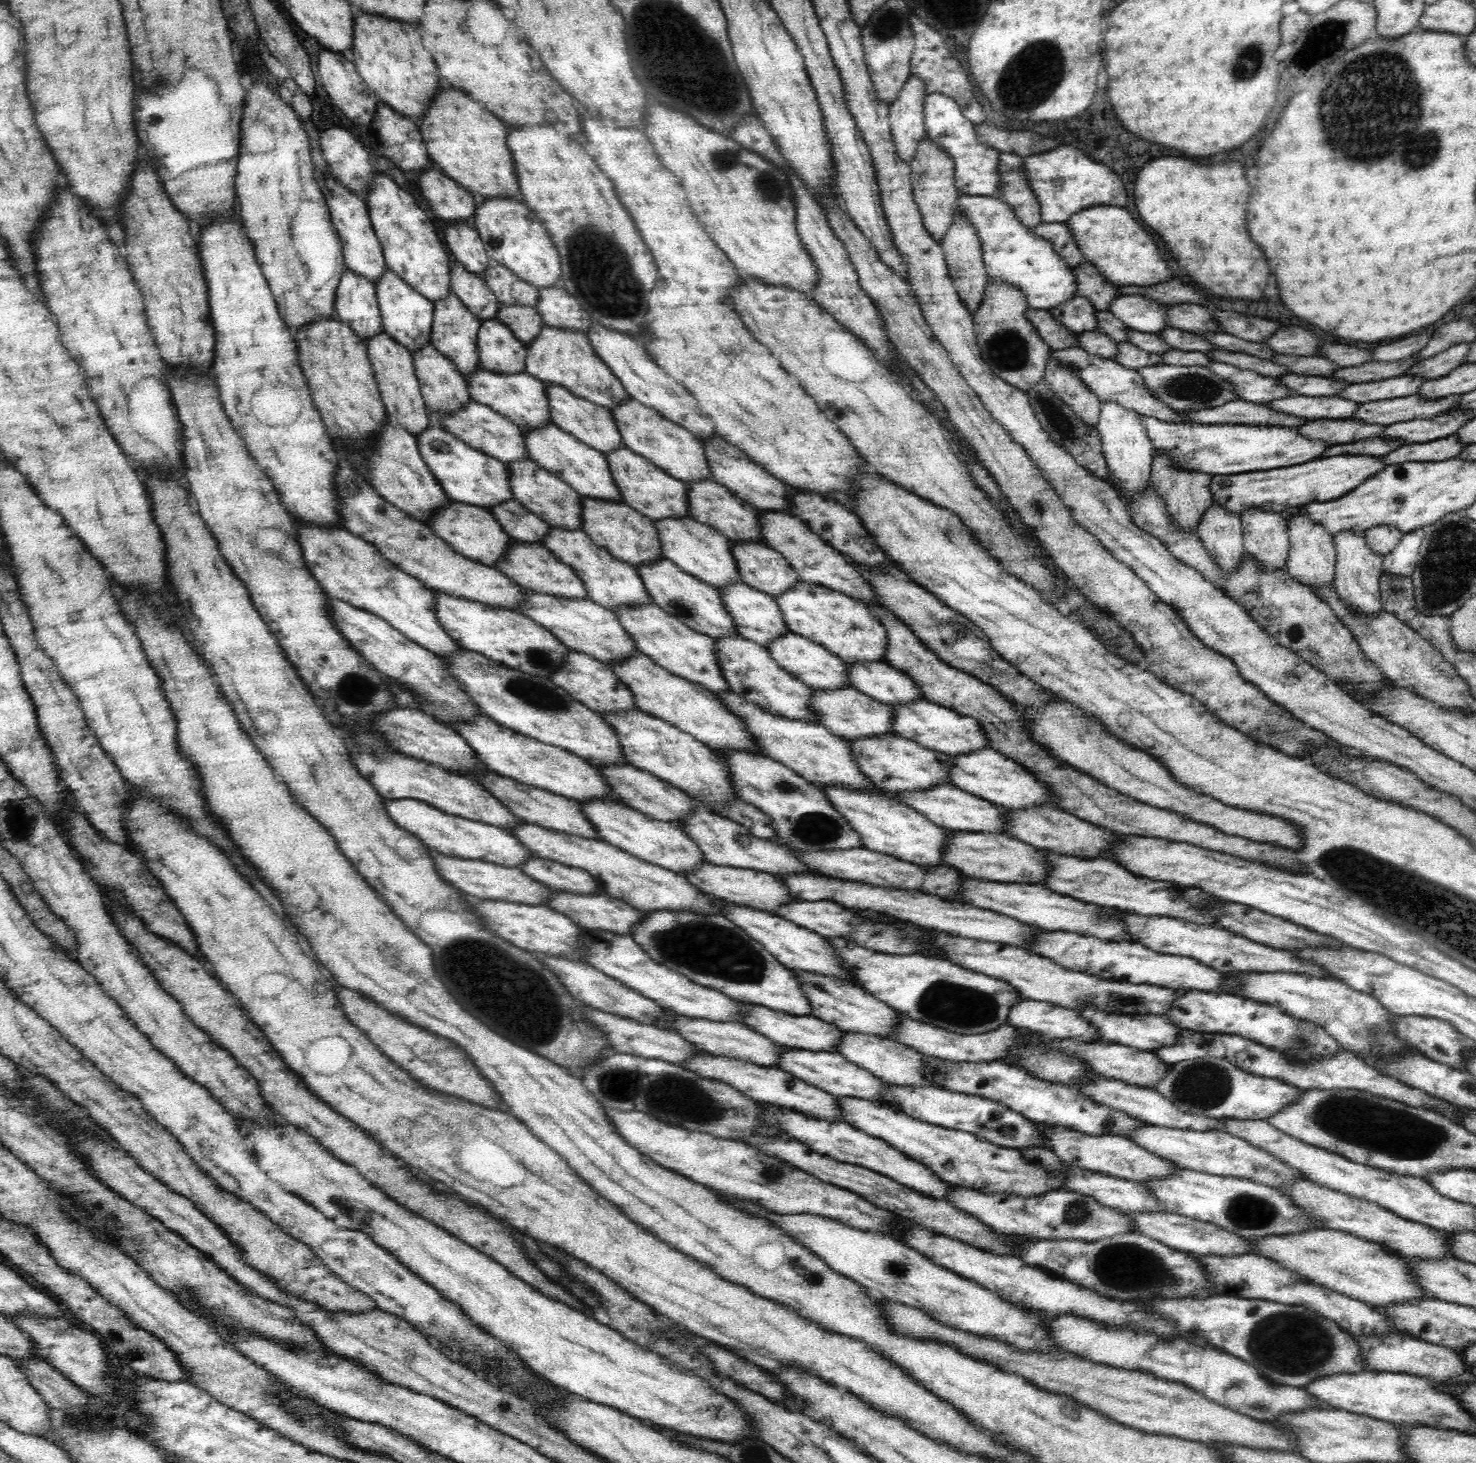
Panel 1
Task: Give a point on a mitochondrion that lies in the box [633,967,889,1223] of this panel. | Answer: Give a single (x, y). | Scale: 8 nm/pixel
(771, 1173)

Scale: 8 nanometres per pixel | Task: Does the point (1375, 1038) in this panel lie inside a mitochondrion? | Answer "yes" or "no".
yes

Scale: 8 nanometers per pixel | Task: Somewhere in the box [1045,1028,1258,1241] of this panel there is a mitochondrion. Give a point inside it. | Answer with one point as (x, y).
(1207, 1084)

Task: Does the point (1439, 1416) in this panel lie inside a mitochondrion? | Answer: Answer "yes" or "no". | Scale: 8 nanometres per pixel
yes

